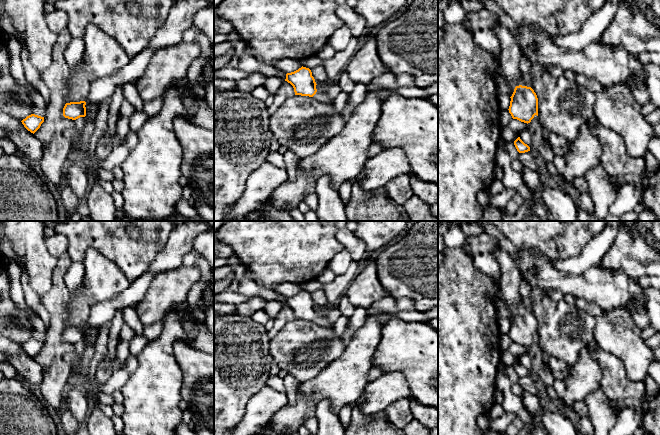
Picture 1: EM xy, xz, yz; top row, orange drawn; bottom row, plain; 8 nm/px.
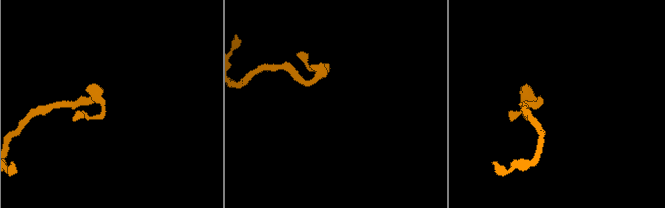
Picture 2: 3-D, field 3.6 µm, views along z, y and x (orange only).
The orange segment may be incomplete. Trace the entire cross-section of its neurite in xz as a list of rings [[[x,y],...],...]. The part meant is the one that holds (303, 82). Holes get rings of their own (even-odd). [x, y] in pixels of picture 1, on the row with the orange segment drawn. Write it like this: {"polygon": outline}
{"polygon": [[[302,66],[294,72],[287,73],[285,81],[293,86],[295,95],[314,97],[319,102],[330,105],[334,103],[324,89],[321,91],[316,89],[317,84],[309,68]]]}

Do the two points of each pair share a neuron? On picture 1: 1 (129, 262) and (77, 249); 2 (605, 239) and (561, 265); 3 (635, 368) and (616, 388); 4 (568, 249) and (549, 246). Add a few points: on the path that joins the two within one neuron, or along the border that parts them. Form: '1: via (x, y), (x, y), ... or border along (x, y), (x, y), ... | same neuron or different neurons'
1: via (116, 249), (110, 243), (90, 243) | same neuron
2: via (594, 250), (581, 263), (572, 265) | same neuron
3: border along (614, 356), (630, 379), (643, 381) | different neurons
4: via (563, 245), (554, 245) | same neuron

